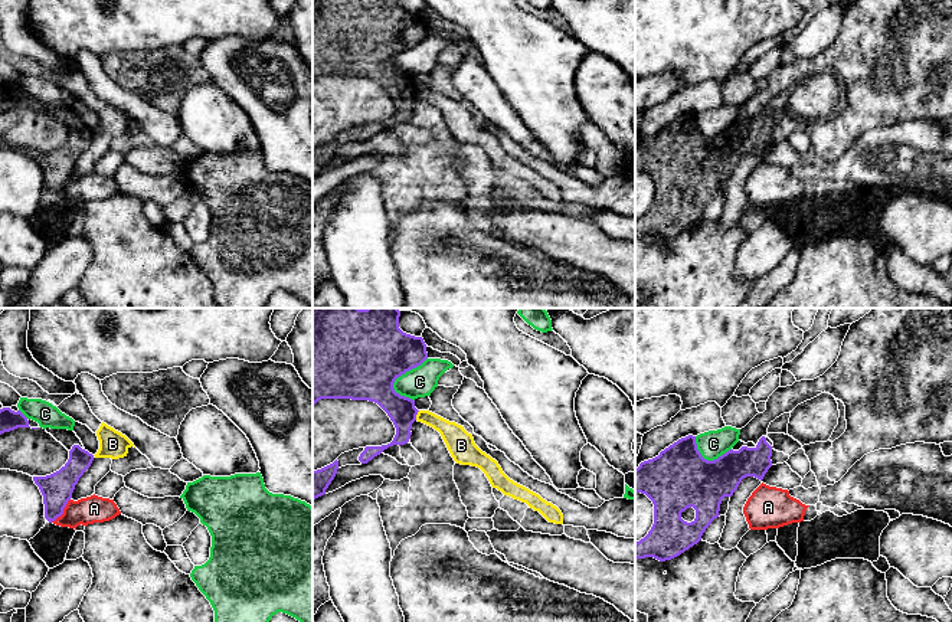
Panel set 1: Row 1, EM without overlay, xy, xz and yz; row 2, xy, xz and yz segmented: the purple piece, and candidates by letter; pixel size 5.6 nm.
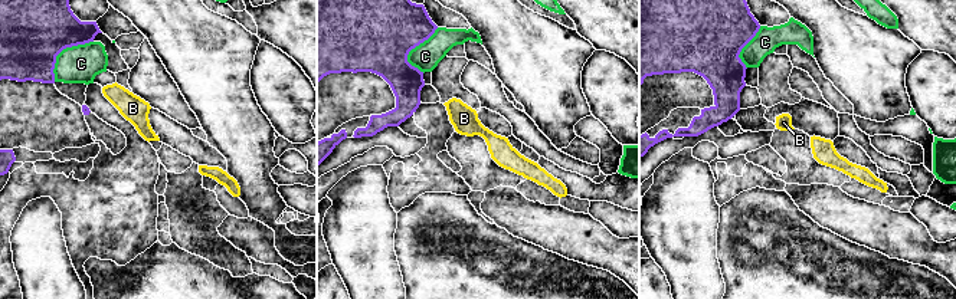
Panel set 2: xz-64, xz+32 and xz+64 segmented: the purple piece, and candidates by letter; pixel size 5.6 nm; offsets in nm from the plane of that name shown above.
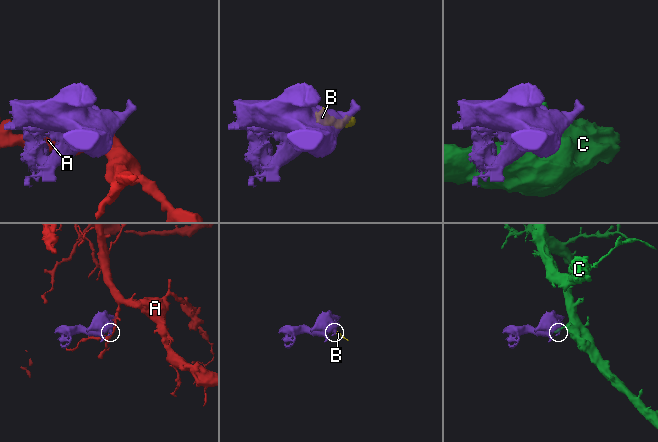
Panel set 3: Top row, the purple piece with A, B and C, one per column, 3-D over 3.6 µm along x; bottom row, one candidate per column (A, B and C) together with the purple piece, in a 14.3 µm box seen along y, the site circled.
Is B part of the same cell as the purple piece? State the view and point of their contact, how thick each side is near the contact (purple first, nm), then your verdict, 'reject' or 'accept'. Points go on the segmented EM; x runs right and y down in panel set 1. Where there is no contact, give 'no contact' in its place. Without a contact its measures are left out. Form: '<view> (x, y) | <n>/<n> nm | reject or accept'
xz (416, 413) | 160/140 nm | reject

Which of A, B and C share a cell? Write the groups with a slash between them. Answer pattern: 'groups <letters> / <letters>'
groups A / B / C

